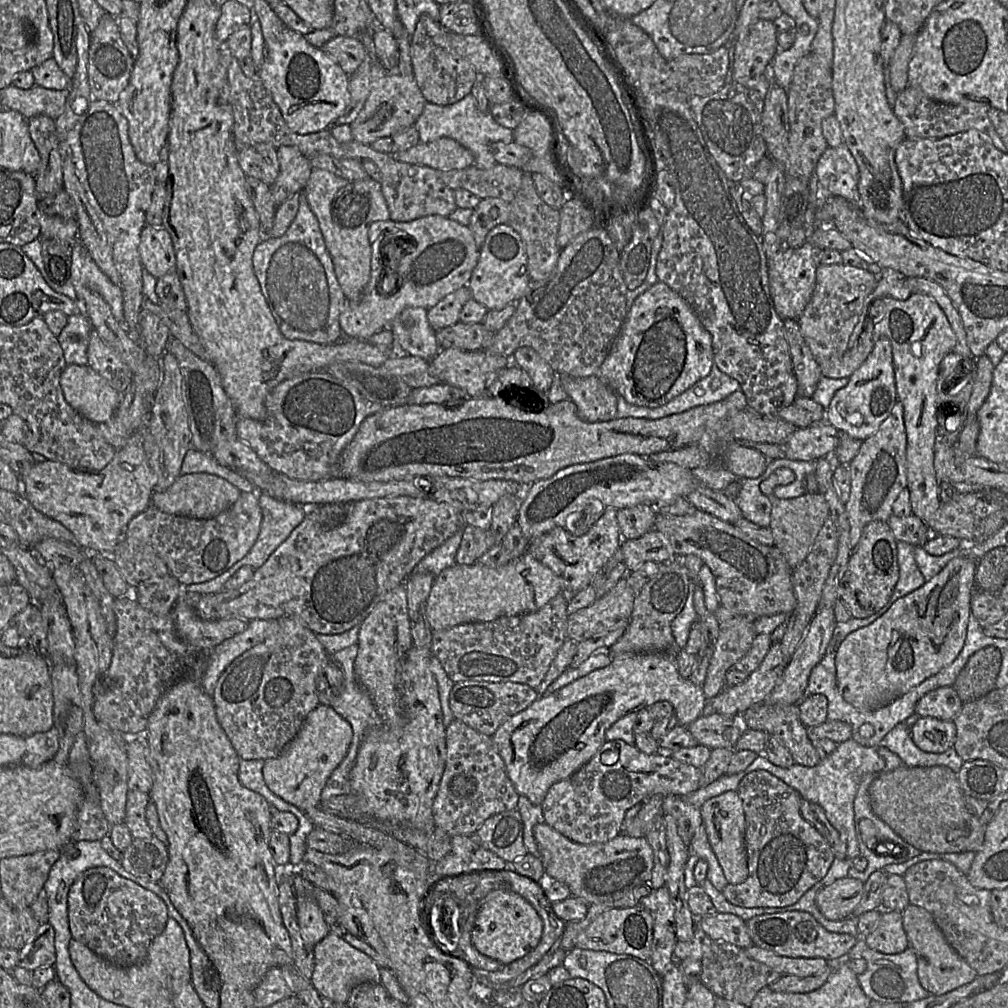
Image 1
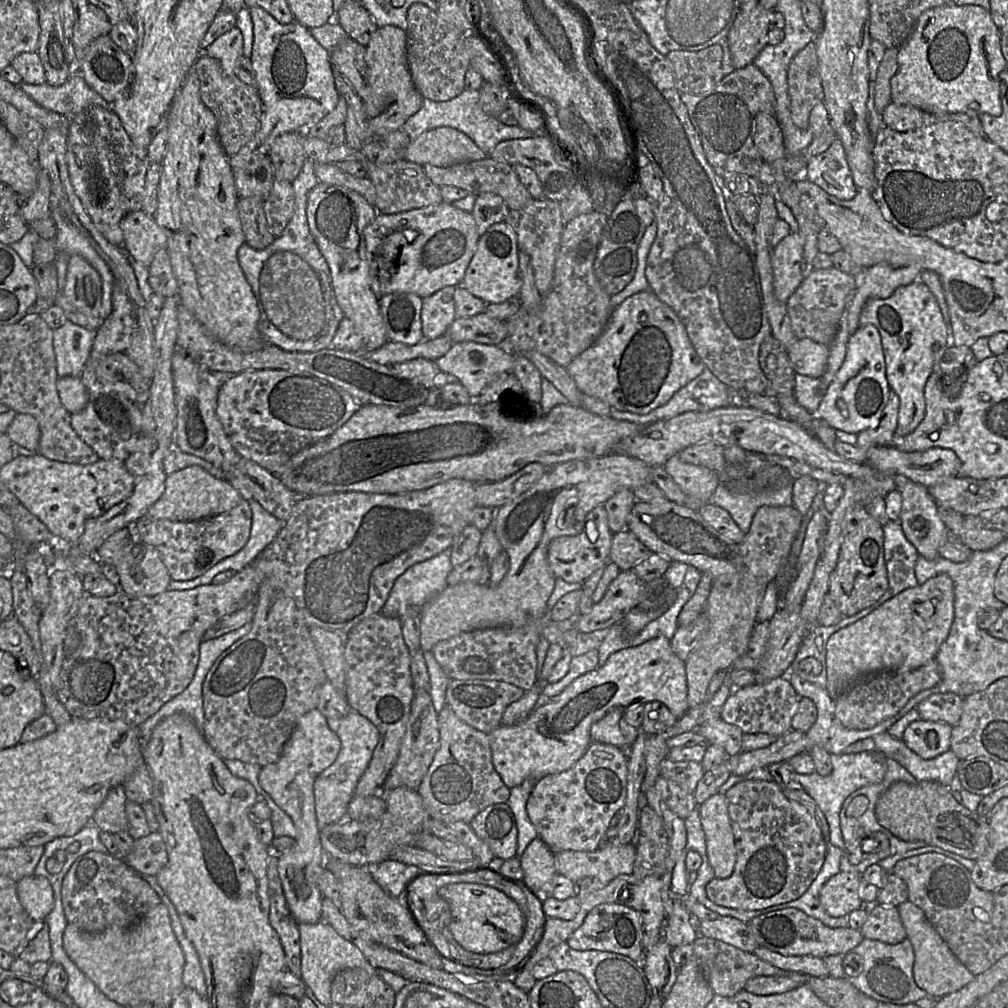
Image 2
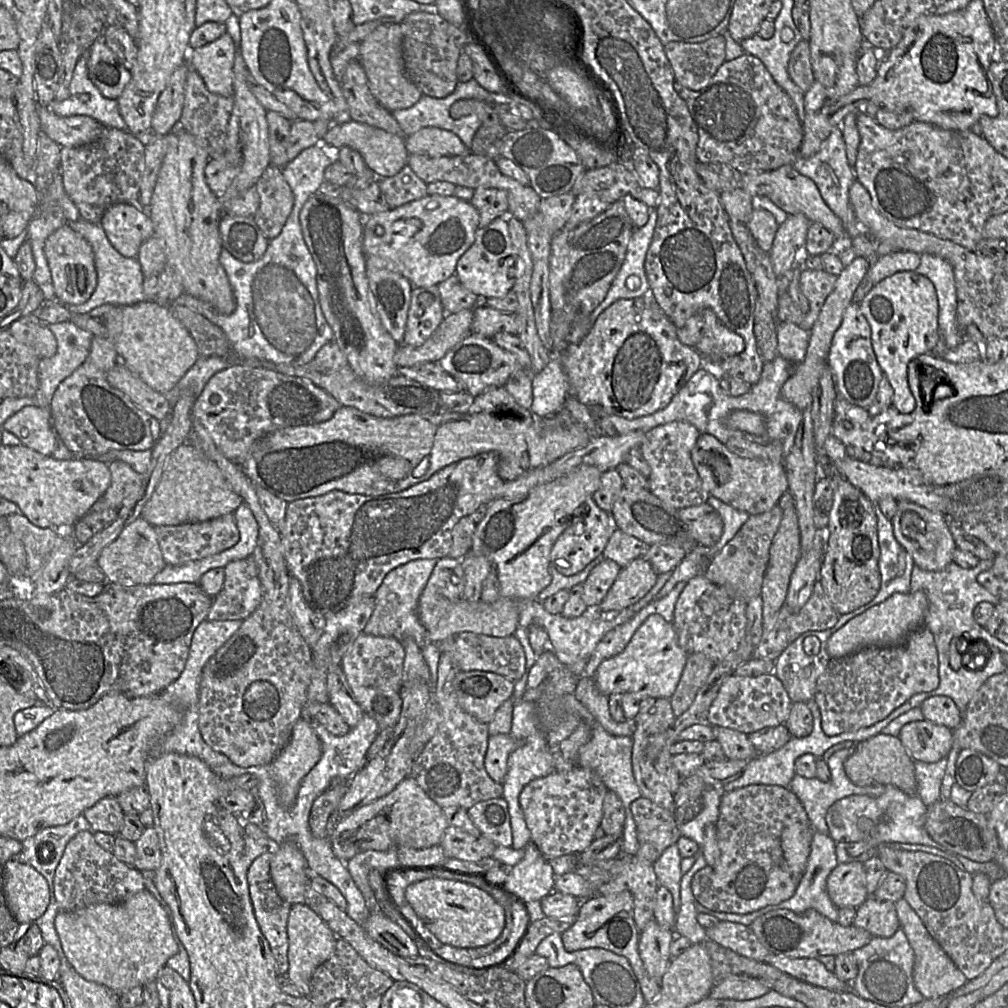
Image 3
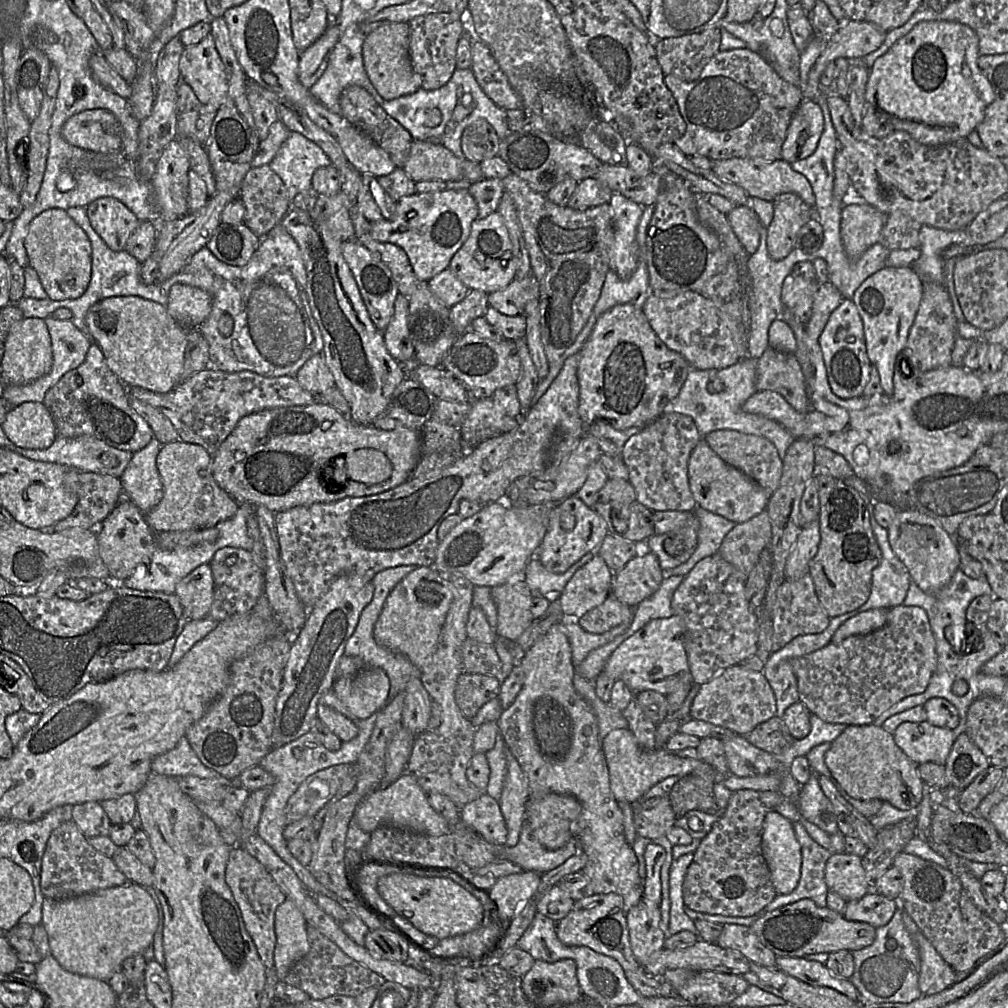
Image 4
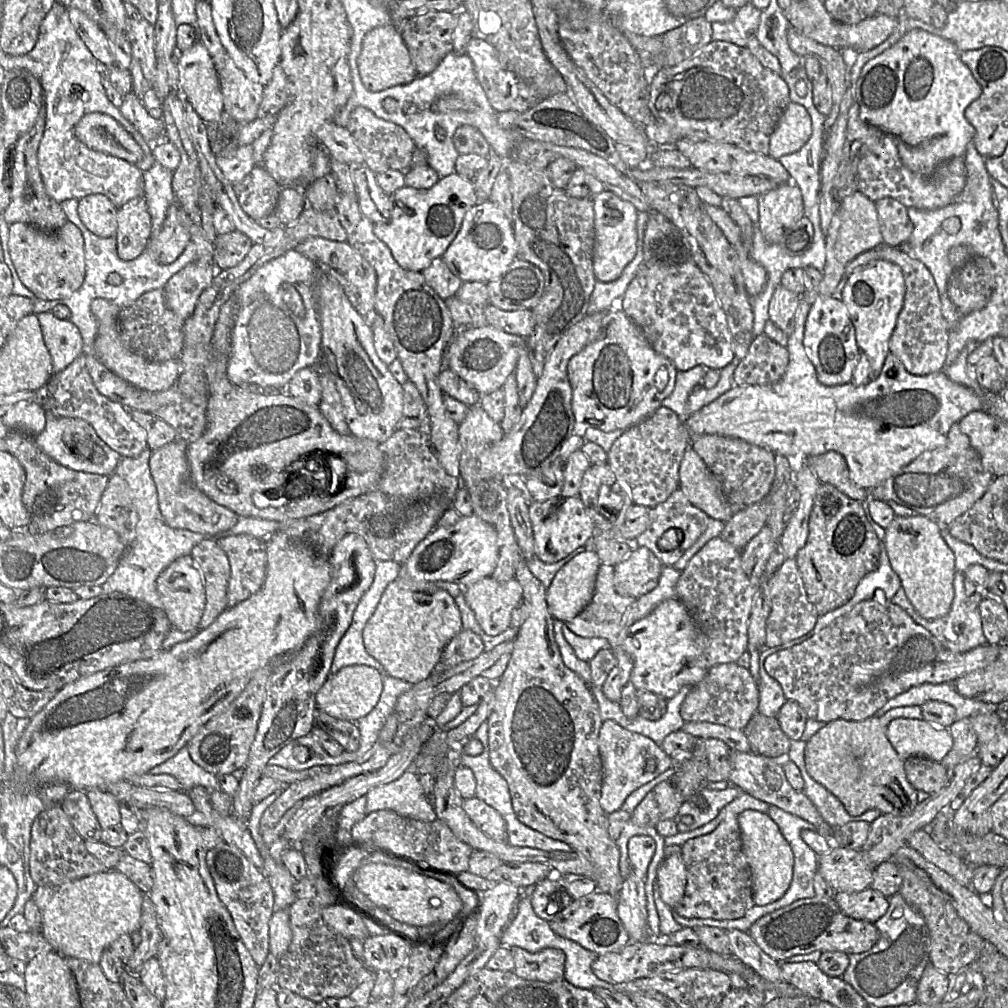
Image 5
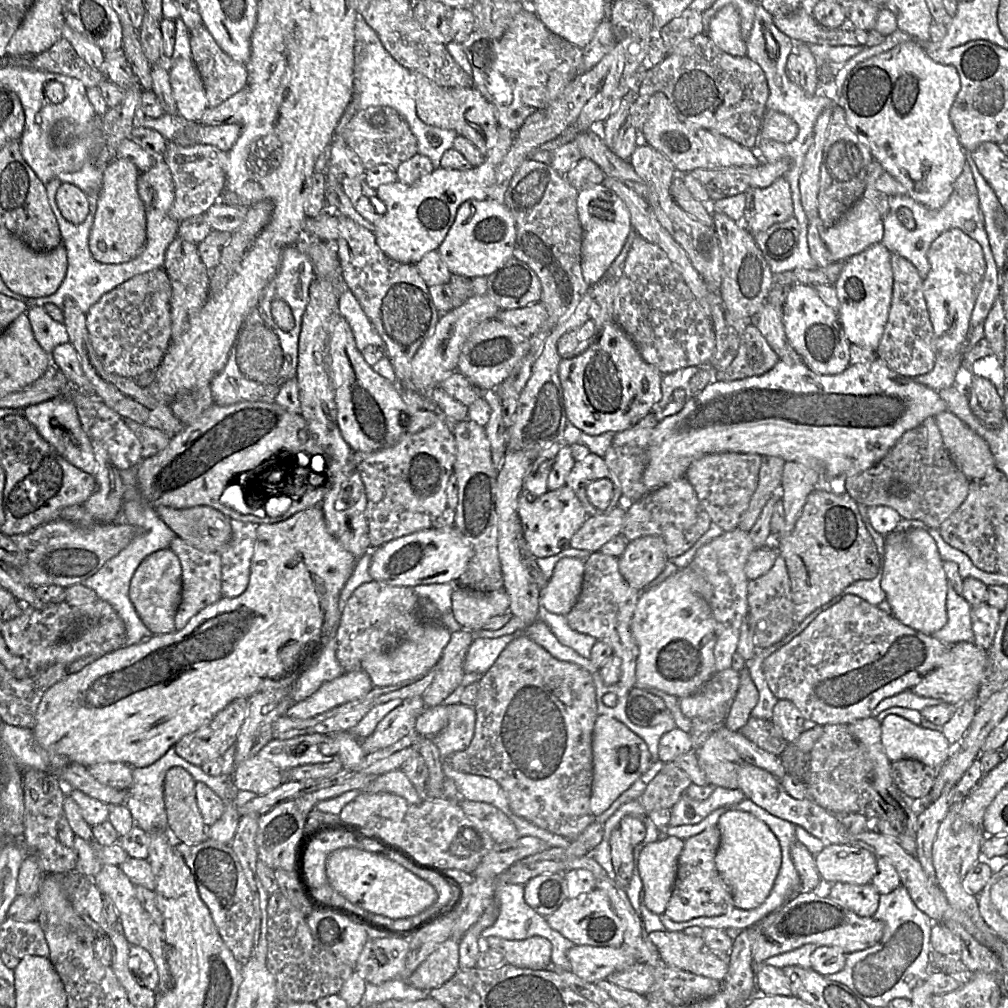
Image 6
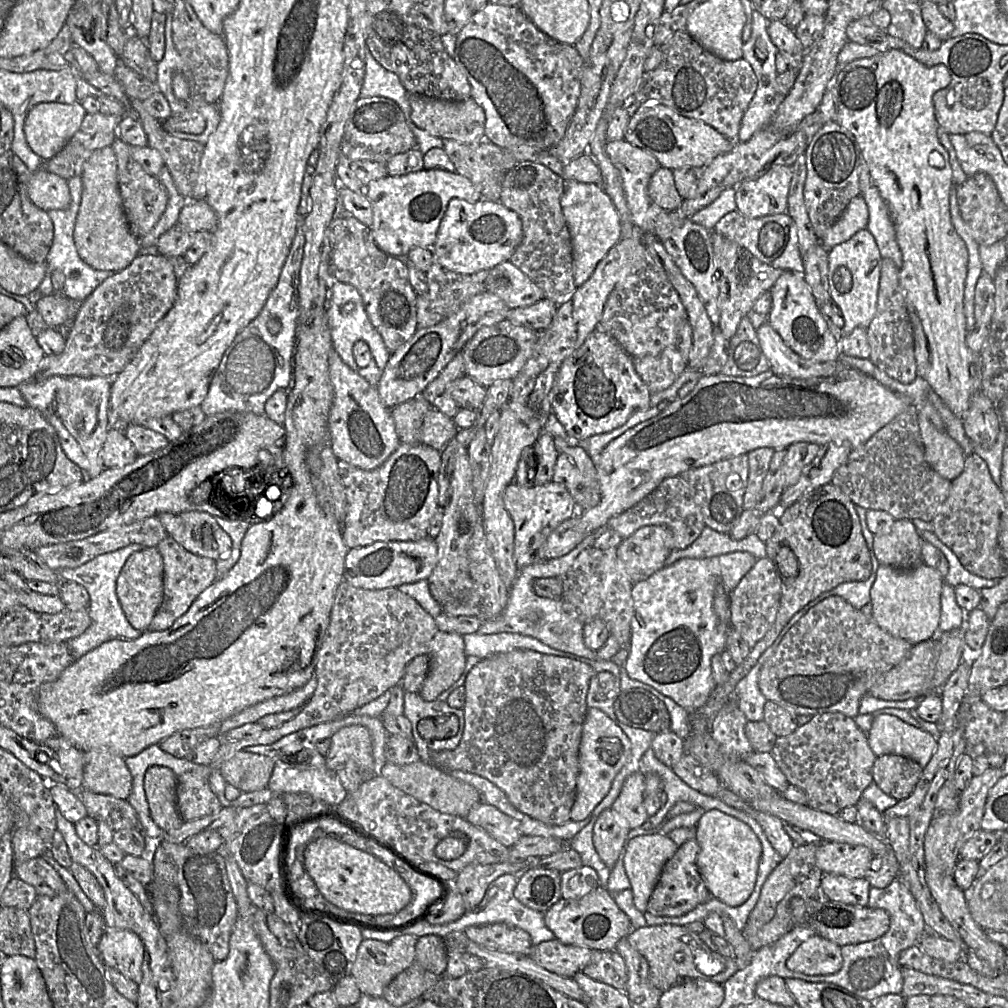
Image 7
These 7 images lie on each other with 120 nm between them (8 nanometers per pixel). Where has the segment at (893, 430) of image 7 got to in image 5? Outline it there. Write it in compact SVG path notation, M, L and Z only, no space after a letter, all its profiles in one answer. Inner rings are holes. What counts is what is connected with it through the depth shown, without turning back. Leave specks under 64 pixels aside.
M953 424L947 435L947 442L933 450L925 451L896 474L880 485L866 489L871 499L894 501L935 523L940 530L947 530L953 520L969 510L986 492L997 477L984 468L978 452L972 447L969 437L962 433L958 424Z

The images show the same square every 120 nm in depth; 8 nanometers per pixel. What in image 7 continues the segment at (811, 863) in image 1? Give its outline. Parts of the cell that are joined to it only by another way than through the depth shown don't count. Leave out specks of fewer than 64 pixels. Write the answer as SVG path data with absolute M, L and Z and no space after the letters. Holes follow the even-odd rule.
M690 839L681 845L675 854L666 862L651 897L647 912L656 916L677 917L684 915L711 897L697 866L697 855L700 847L697 840Z

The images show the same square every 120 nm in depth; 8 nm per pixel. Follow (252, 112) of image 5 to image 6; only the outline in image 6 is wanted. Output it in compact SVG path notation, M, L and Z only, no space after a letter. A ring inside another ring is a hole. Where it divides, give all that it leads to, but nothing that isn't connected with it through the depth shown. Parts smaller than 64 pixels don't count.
M205 26L190 30L191 58L202 78L210 107L217 107L244 89L248 84L248 72L241 64L225 53Z

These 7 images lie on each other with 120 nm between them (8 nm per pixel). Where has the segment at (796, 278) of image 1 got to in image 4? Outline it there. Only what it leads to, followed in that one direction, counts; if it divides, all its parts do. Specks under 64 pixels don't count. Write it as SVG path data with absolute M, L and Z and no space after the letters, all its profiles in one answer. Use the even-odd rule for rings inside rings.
M795 193L781 194L772 203L774 213L766 228L766 245L770 257L780 261L794 249L798 231L814 217L814 210Z

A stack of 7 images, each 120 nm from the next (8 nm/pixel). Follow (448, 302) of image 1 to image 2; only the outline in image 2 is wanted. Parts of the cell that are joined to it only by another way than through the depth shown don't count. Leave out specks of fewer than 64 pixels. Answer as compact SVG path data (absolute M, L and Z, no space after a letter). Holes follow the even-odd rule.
M449 286L421 299L421 330L424 340L444 335L455 320L454 291L455 287Z

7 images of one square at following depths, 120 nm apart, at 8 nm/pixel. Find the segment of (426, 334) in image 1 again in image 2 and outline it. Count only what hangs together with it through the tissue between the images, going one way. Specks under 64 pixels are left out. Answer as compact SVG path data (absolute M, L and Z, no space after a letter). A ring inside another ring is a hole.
M391 293L379 297L378 306L388 341L416 345L424 340L421 298L412 293Z

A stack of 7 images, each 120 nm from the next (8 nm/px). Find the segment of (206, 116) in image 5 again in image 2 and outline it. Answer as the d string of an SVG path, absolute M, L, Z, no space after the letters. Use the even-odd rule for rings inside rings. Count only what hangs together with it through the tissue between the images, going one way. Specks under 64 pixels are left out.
M233 28L217 38L203 53L219 61L225 74L235 74L235 66L243 56L243 35L241 30Z

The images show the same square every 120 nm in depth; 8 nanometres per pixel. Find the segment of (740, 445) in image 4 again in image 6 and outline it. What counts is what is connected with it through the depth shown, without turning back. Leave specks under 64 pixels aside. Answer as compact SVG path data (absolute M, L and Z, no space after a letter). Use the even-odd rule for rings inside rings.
M712 453L695 460L686 470L684 477L696 492L711 522L724 532L737 528L749 501L758 485L762 456L752 453Z

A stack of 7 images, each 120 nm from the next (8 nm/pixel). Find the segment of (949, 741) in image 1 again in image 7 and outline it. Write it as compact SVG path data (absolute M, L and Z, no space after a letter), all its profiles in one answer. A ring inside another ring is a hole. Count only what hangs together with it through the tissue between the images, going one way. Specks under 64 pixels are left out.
M889 714L874 718L867 739L875 755L906 756L923 768L931 760L938 745L938 740L928 731L915 728Z

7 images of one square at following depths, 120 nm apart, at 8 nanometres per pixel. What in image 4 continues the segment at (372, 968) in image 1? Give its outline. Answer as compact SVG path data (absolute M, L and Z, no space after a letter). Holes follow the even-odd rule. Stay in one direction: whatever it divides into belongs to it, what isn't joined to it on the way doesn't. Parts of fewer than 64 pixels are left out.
M290 898L277 908L274 968L279 980L283 981L292 965L309 952L307 925L304 915Z

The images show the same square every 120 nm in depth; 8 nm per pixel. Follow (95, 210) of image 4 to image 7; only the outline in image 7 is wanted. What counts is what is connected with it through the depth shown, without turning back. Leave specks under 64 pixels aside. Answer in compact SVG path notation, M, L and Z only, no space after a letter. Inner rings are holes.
M39 169L33 172L28 182L28 196L40 209L67 209L71 202L68 180Z

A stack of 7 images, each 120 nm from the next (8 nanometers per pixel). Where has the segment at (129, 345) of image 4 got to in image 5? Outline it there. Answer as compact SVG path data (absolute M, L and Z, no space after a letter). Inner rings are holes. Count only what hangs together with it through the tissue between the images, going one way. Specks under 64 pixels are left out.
M95 298L92 301L91 312L98 322L97 334L93 346L94 355L118 377L142 390L160 392L169 389L176 384L179 377L181 371L179 359L172 359L165 362L151 362L128 350L121 339L118 326L119 315L122 309L122 307L107 299Z

